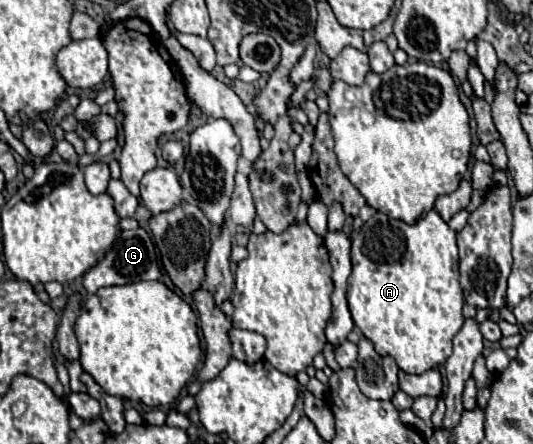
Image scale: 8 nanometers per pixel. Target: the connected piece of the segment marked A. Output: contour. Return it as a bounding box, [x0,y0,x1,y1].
[346,209,464,373]

